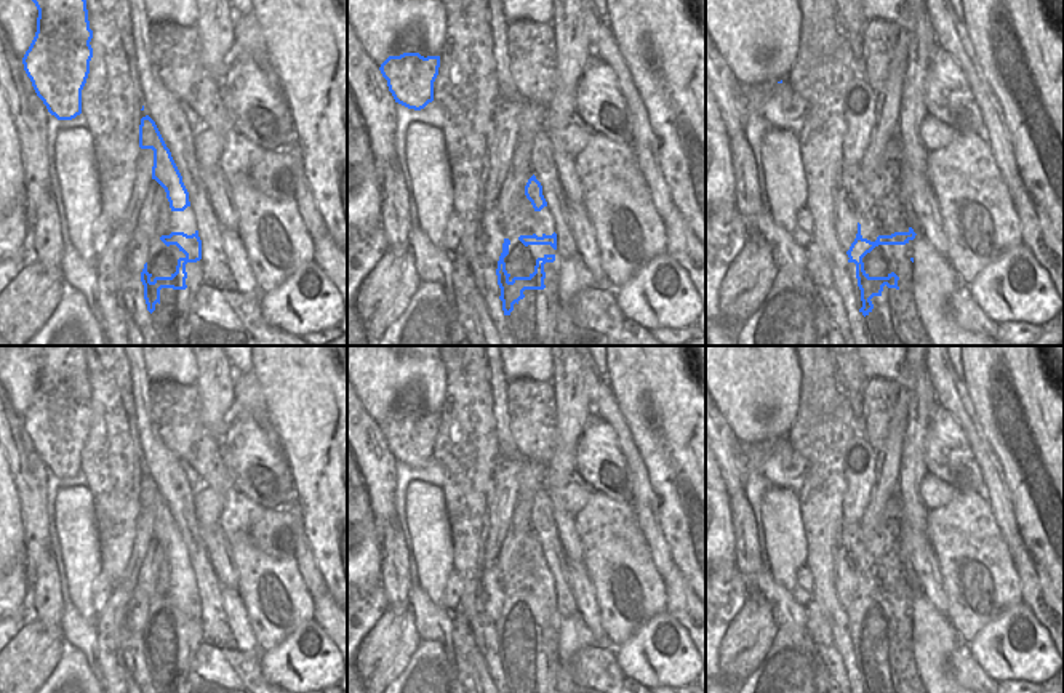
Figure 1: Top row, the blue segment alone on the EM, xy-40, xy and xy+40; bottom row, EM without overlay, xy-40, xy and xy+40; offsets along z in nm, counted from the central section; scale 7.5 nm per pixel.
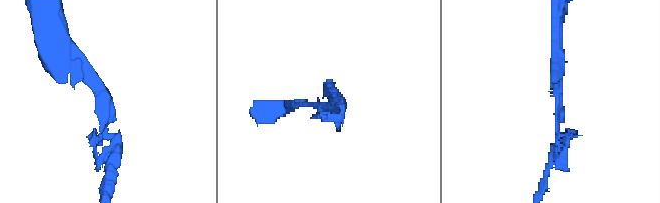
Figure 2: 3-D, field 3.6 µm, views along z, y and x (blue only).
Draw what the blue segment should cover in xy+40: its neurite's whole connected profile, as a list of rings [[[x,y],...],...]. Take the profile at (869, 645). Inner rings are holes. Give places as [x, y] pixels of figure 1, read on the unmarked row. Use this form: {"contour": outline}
{"contour": [[[858,581],[856,597],[851,602],[846,613],[850,616],[848,621],[856,623],[856,637],[858,637],[858,645],[861,648],[861,659],[862,659],[862,666],[859,667],[859,671],[864,675],[869,674],[874,667],[874,663],[870,658],[874,655],[882,655],[885,643],[888,647],[899,648],[899,645],[898,645],[899,635],[894,631],[888,632],[886,635],[870,635],[864,629],[862,616],[878,603],[906,603],[910,599],[914,599],[915,594],[917,592],[914,591],[914,587],[909,586],[907,591],[894,591],[891,594],[878,594],[875,600],[870,600],[861,594],[861,583]]]}

